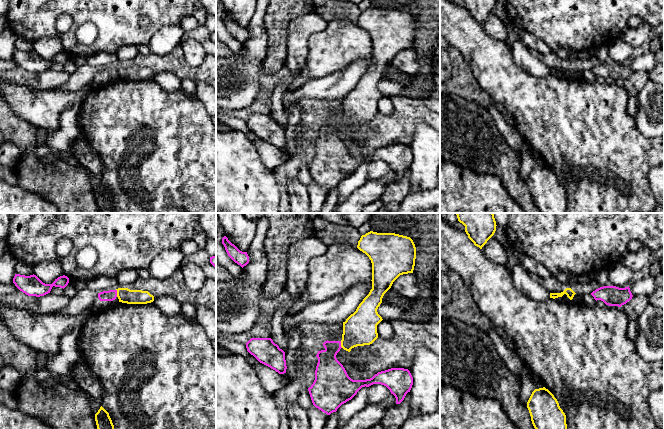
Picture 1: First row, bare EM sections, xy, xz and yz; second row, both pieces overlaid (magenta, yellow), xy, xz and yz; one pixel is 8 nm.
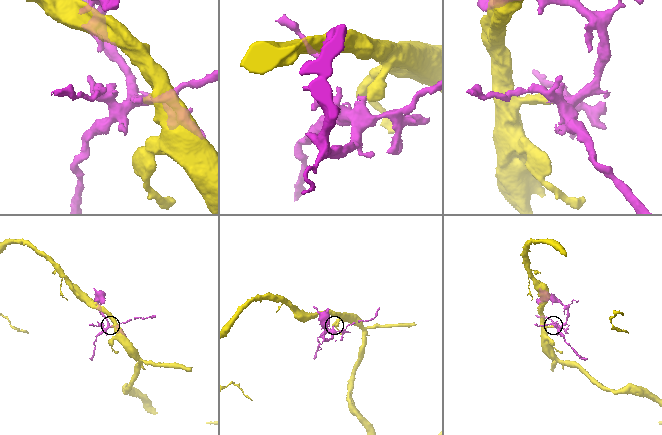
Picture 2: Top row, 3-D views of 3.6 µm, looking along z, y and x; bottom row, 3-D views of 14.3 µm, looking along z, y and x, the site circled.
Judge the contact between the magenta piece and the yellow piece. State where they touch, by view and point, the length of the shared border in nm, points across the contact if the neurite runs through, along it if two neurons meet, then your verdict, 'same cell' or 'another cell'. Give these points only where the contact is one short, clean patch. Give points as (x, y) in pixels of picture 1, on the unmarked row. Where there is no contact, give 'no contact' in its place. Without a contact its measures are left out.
xy (116, 69) | 60 nm | across xy (110, 71), (116, 69), (125, 71) | same cell

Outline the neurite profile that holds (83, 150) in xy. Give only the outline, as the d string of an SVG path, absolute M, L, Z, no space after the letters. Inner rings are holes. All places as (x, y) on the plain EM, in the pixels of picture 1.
M82 135L72 141L70 148L81 169L90 171L94 176L101 178L103 174L102 161Z

